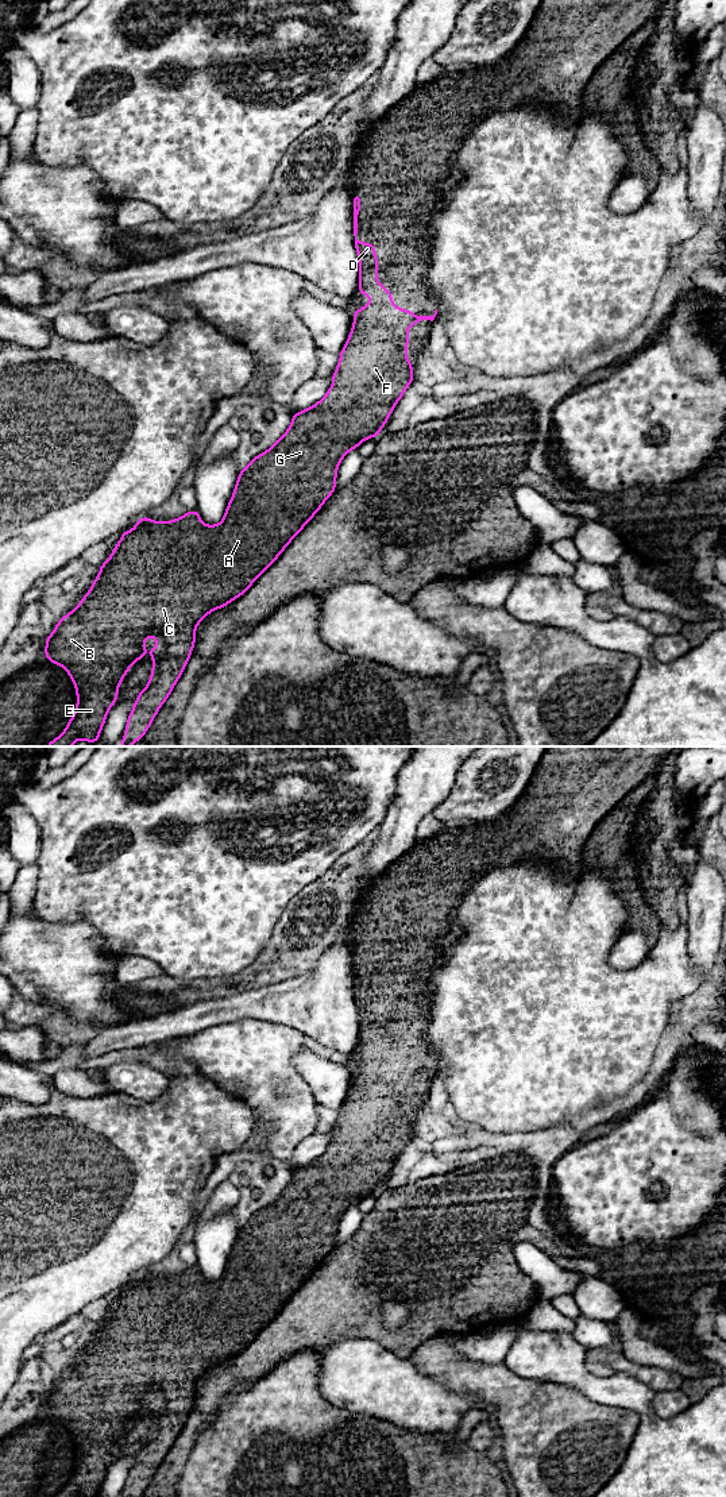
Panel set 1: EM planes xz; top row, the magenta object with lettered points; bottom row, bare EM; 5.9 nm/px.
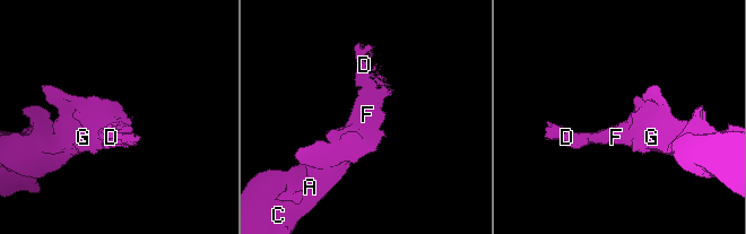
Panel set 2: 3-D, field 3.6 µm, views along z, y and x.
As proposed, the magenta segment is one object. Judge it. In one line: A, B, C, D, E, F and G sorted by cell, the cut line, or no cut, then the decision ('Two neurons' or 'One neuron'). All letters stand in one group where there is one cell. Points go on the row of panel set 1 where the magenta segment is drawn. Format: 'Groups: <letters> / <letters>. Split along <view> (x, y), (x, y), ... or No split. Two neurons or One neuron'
Groups: A B C D E F G. No split. One neuron

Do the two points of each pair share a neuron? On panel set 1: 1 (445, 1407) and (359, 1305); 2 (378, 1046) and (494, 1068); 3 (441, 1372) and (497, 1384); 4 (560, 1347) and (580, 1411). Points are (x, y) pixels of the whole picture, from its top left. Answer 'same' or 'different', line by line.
1: different
2: different
3: same
4: different

